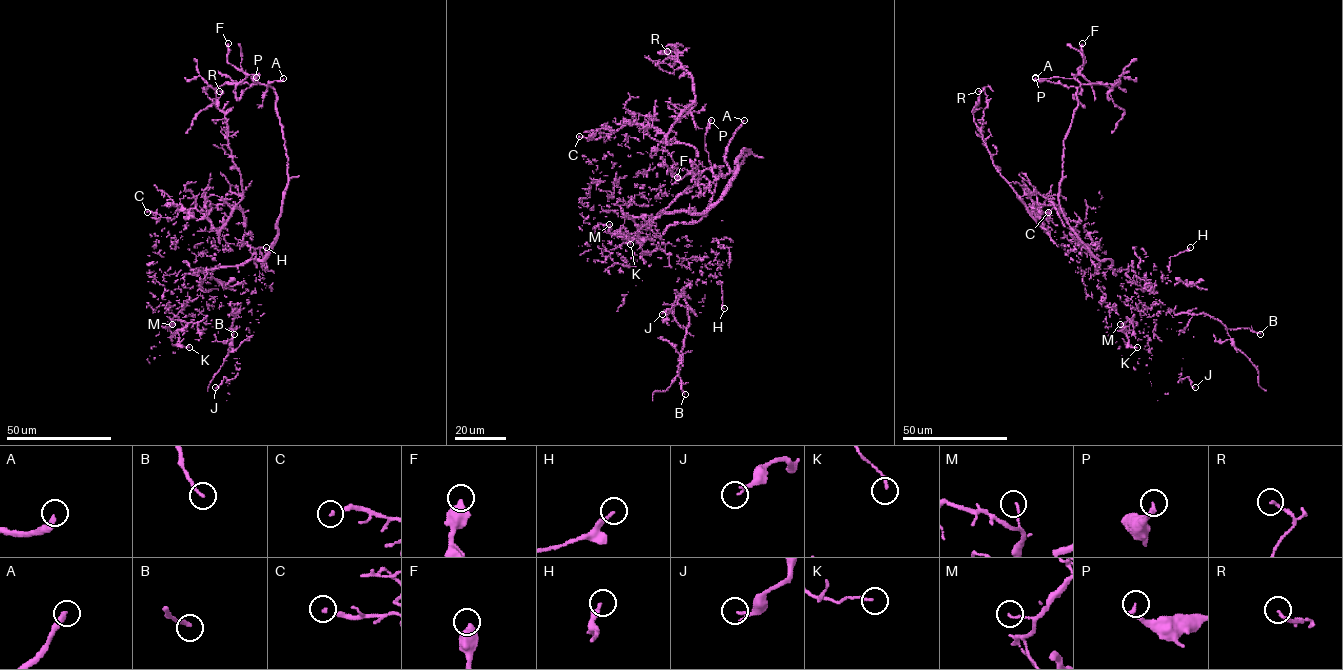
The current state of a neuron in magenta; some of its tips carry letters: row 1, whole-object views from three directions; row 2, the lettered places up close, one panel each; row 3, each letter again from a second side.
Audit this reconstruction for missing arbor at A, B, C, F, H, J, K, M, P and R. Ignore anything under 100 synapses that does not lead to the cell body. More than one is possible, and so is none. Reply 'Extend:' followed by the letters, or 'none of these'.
Extend: A

